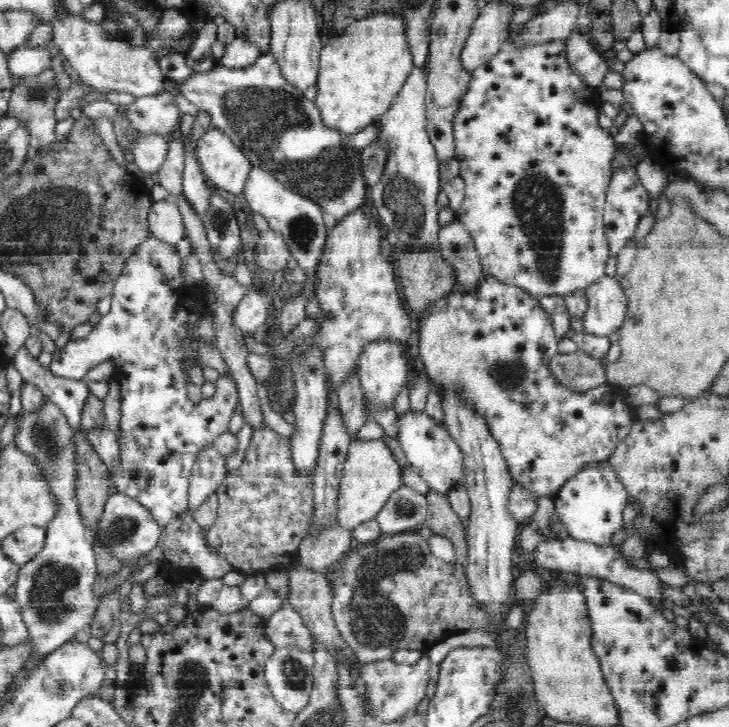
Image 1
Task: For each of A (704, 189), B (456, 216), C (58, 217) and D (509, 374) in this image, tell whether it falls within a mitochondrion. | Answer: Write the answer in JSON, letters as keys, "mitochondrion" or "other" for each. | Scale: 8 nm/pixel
{"A":"other","B":"other","C":"mitochondrion","D":"mitochondrion"}

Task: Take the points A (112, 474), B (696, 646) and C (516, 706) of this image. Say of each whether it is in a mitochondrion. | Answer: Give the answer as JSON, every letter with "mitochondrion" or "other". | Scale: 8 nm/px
{"A":"other","B":"other","C":"mitochondrion"}

